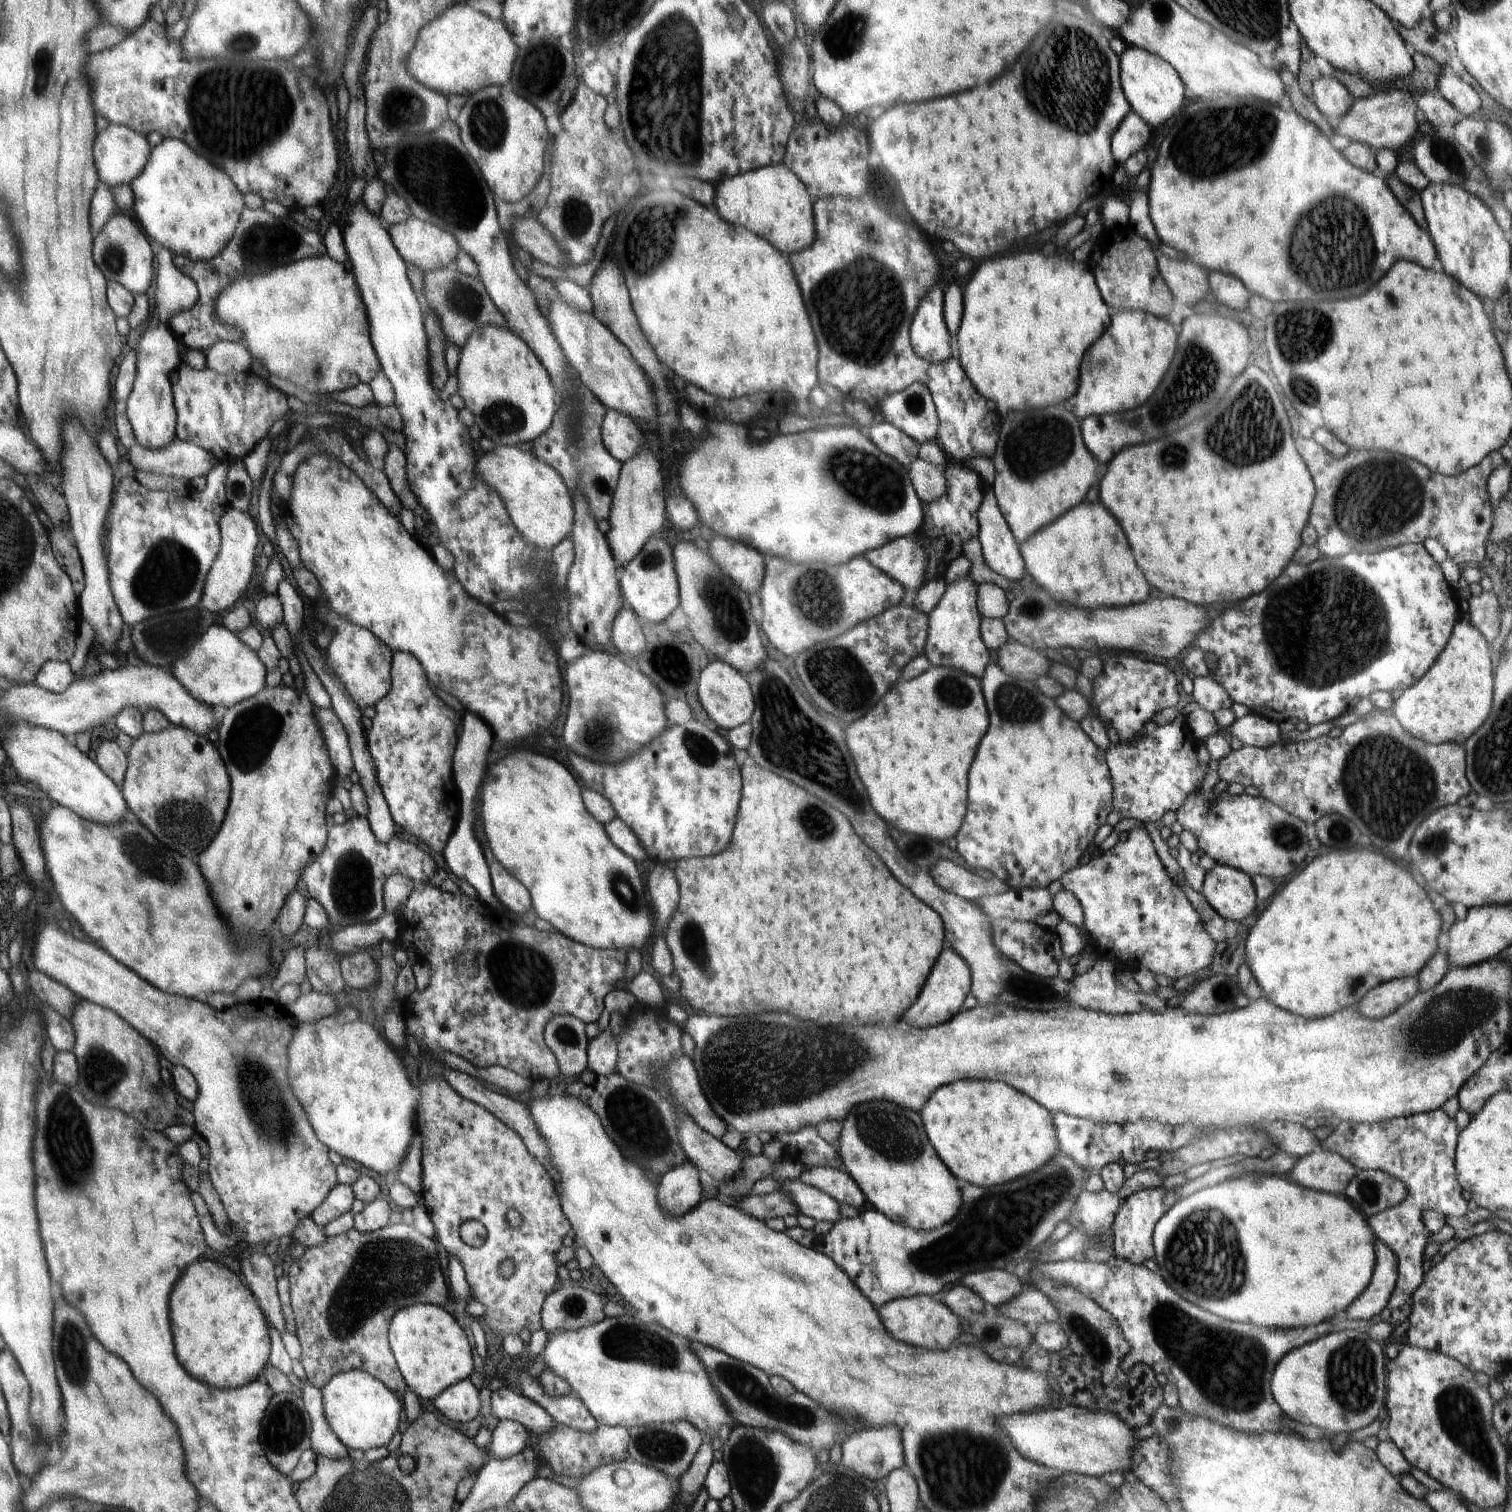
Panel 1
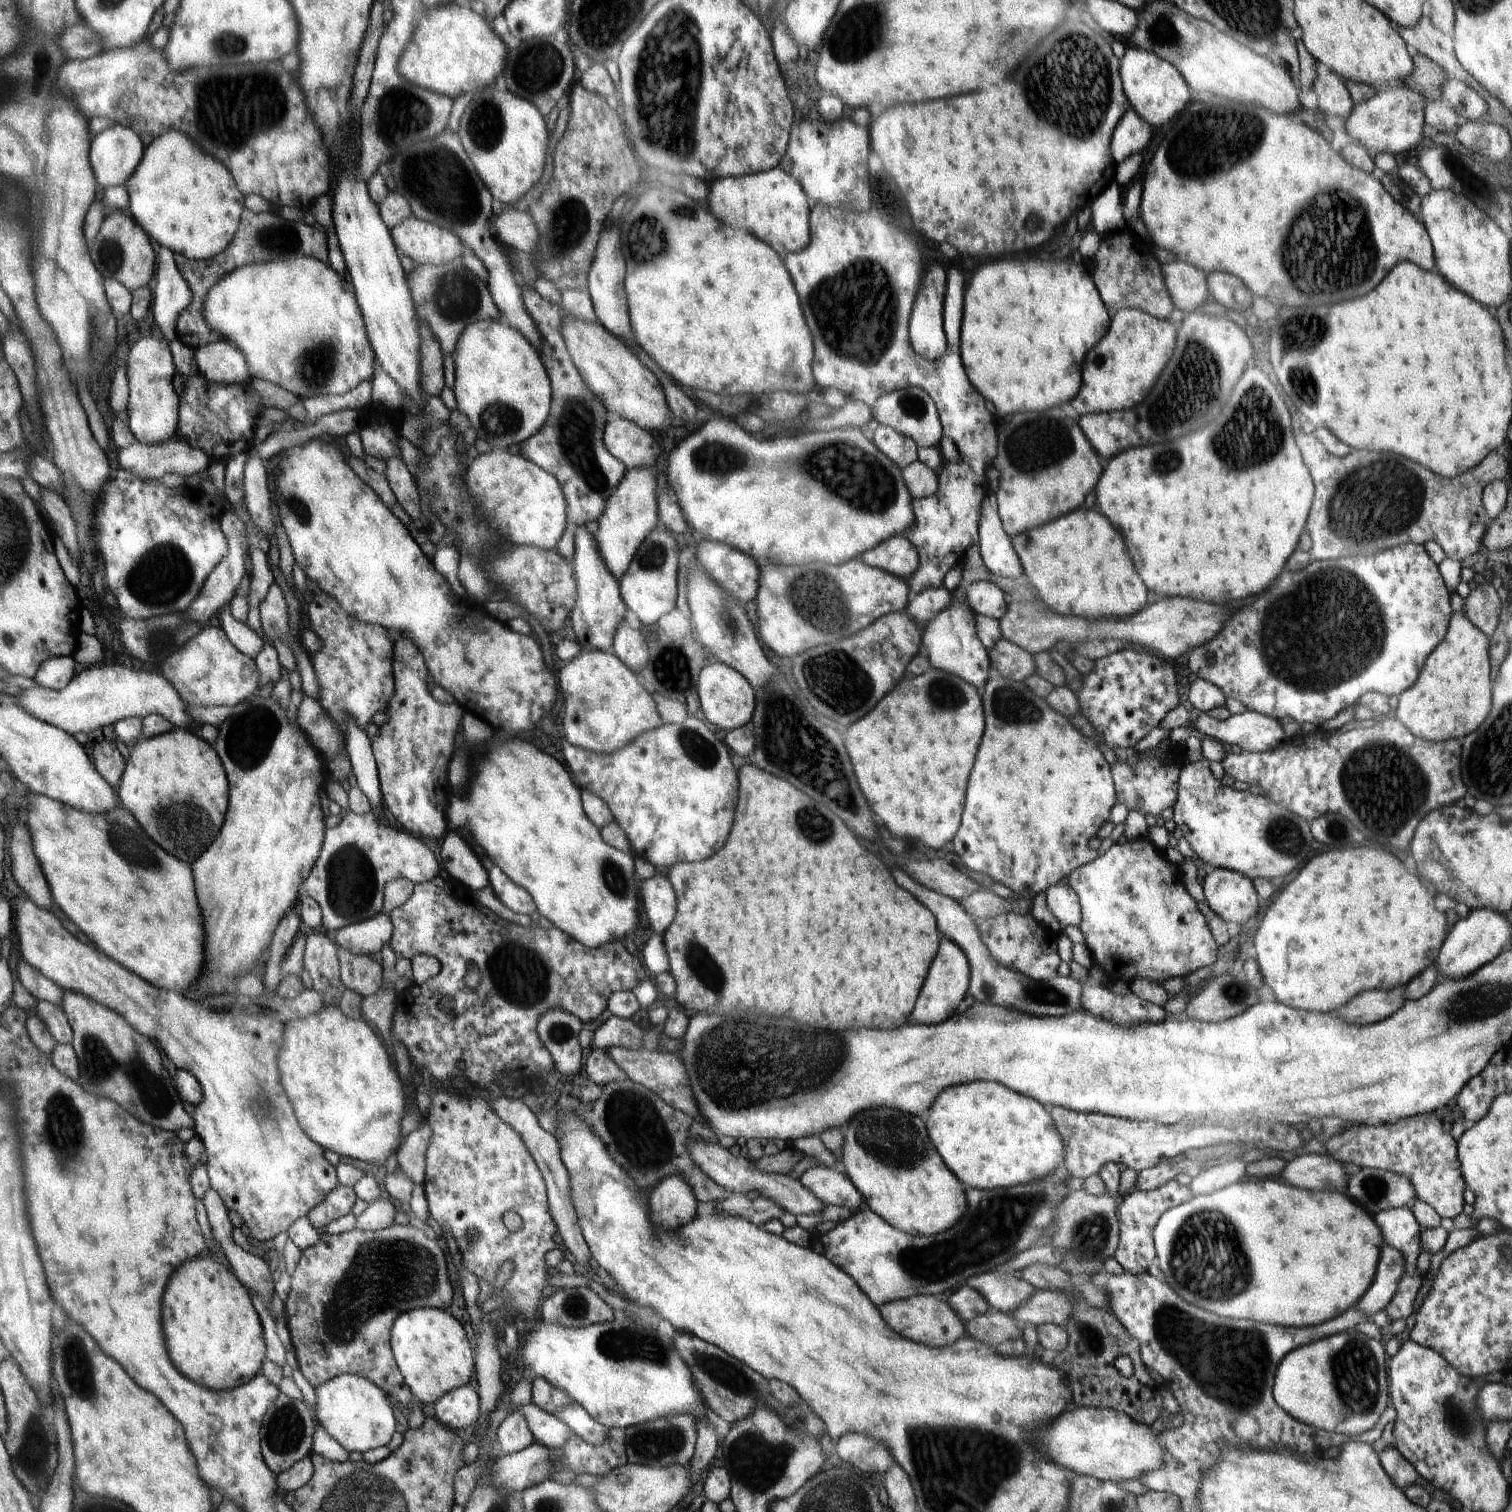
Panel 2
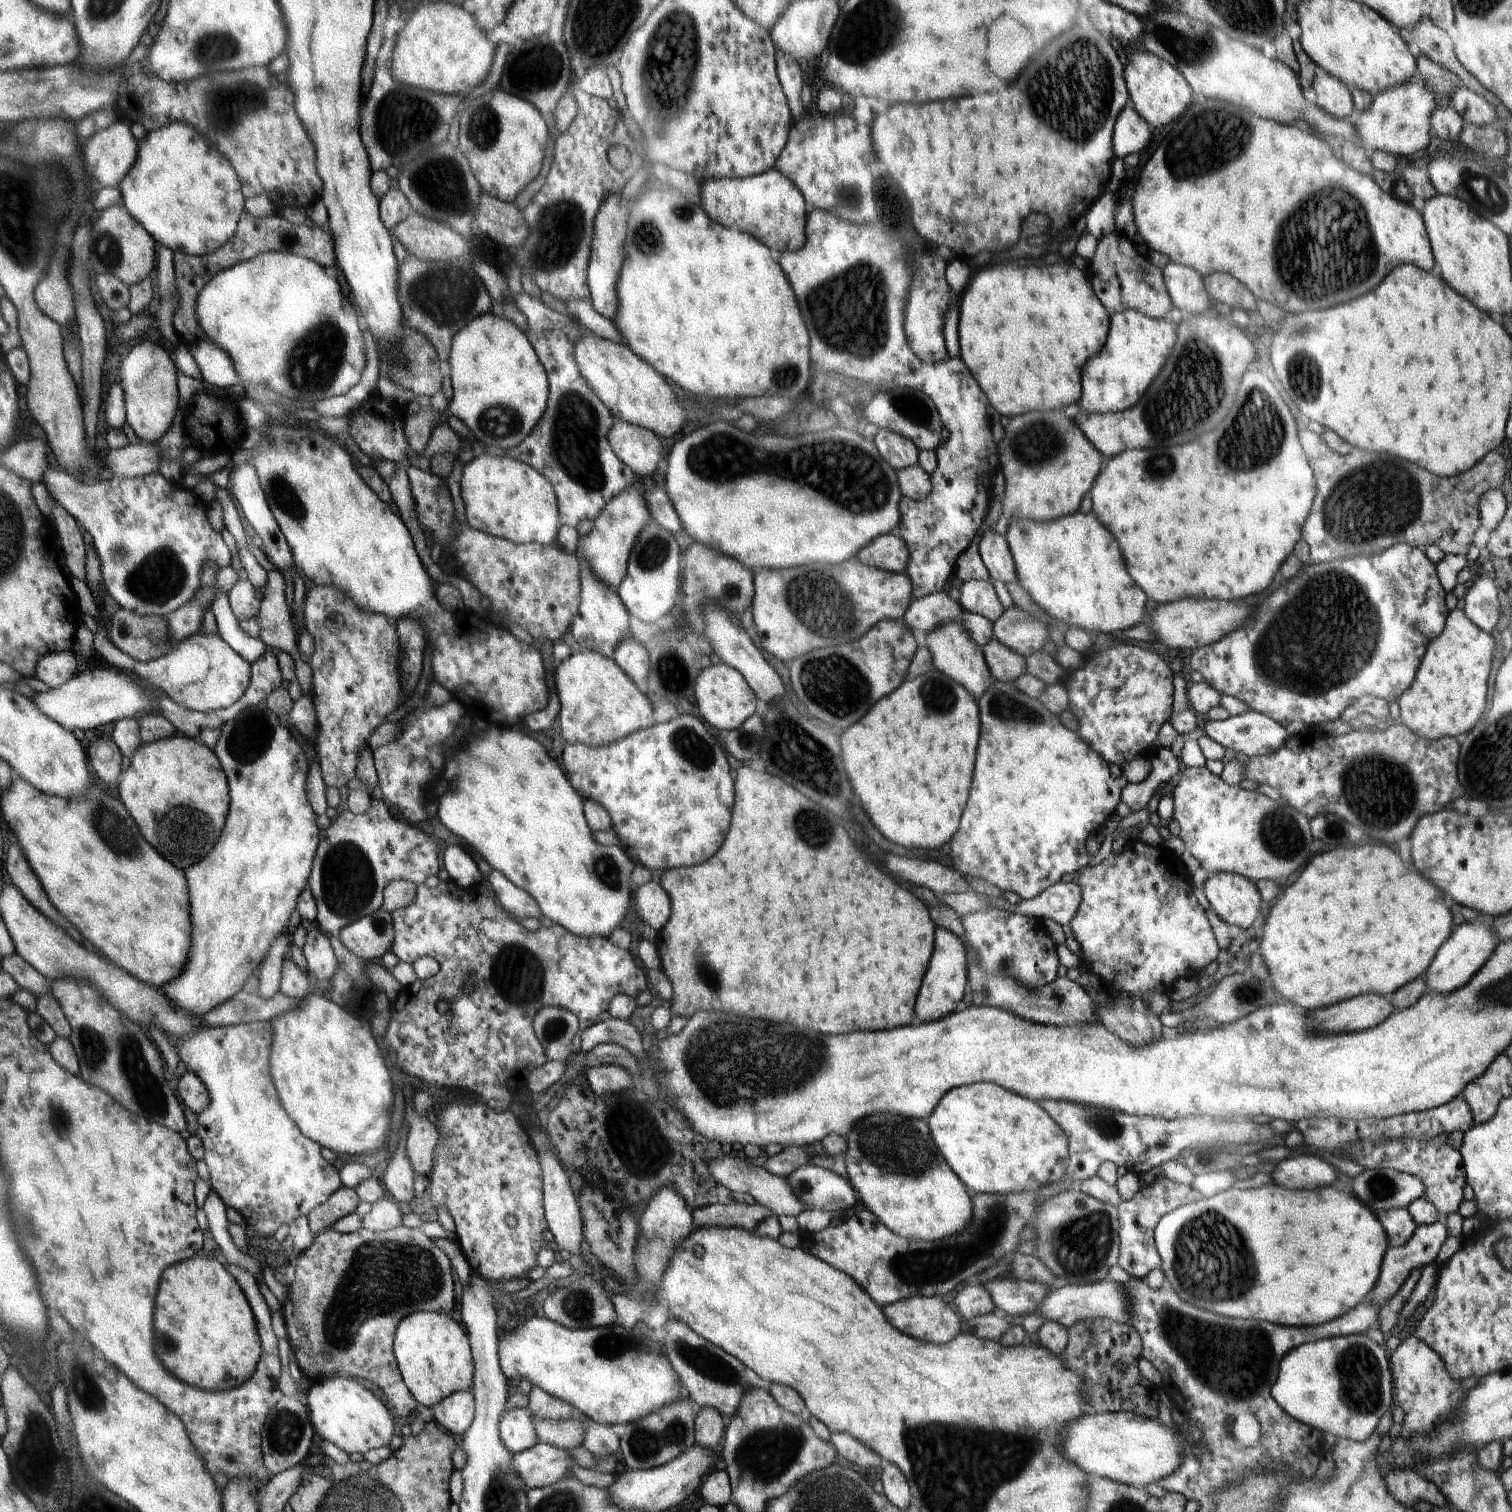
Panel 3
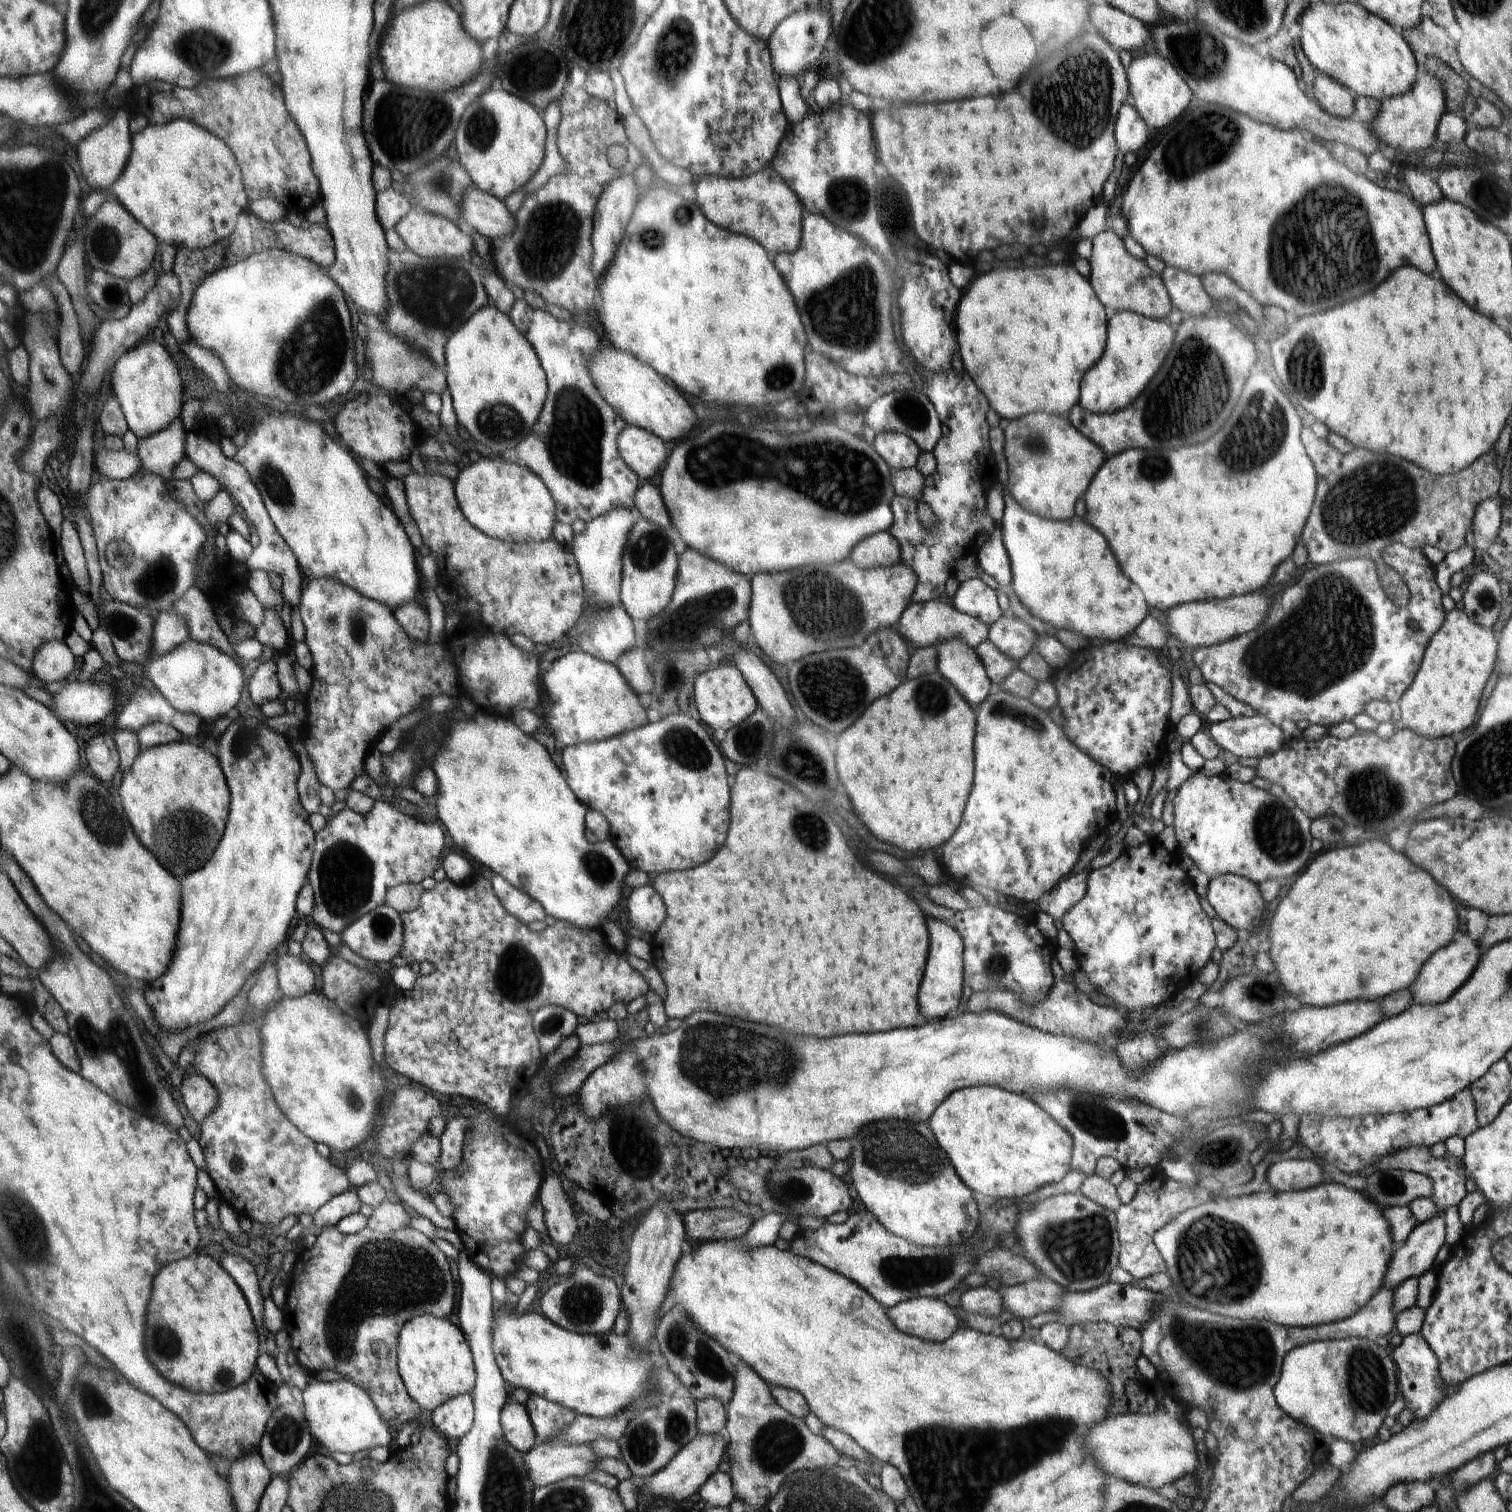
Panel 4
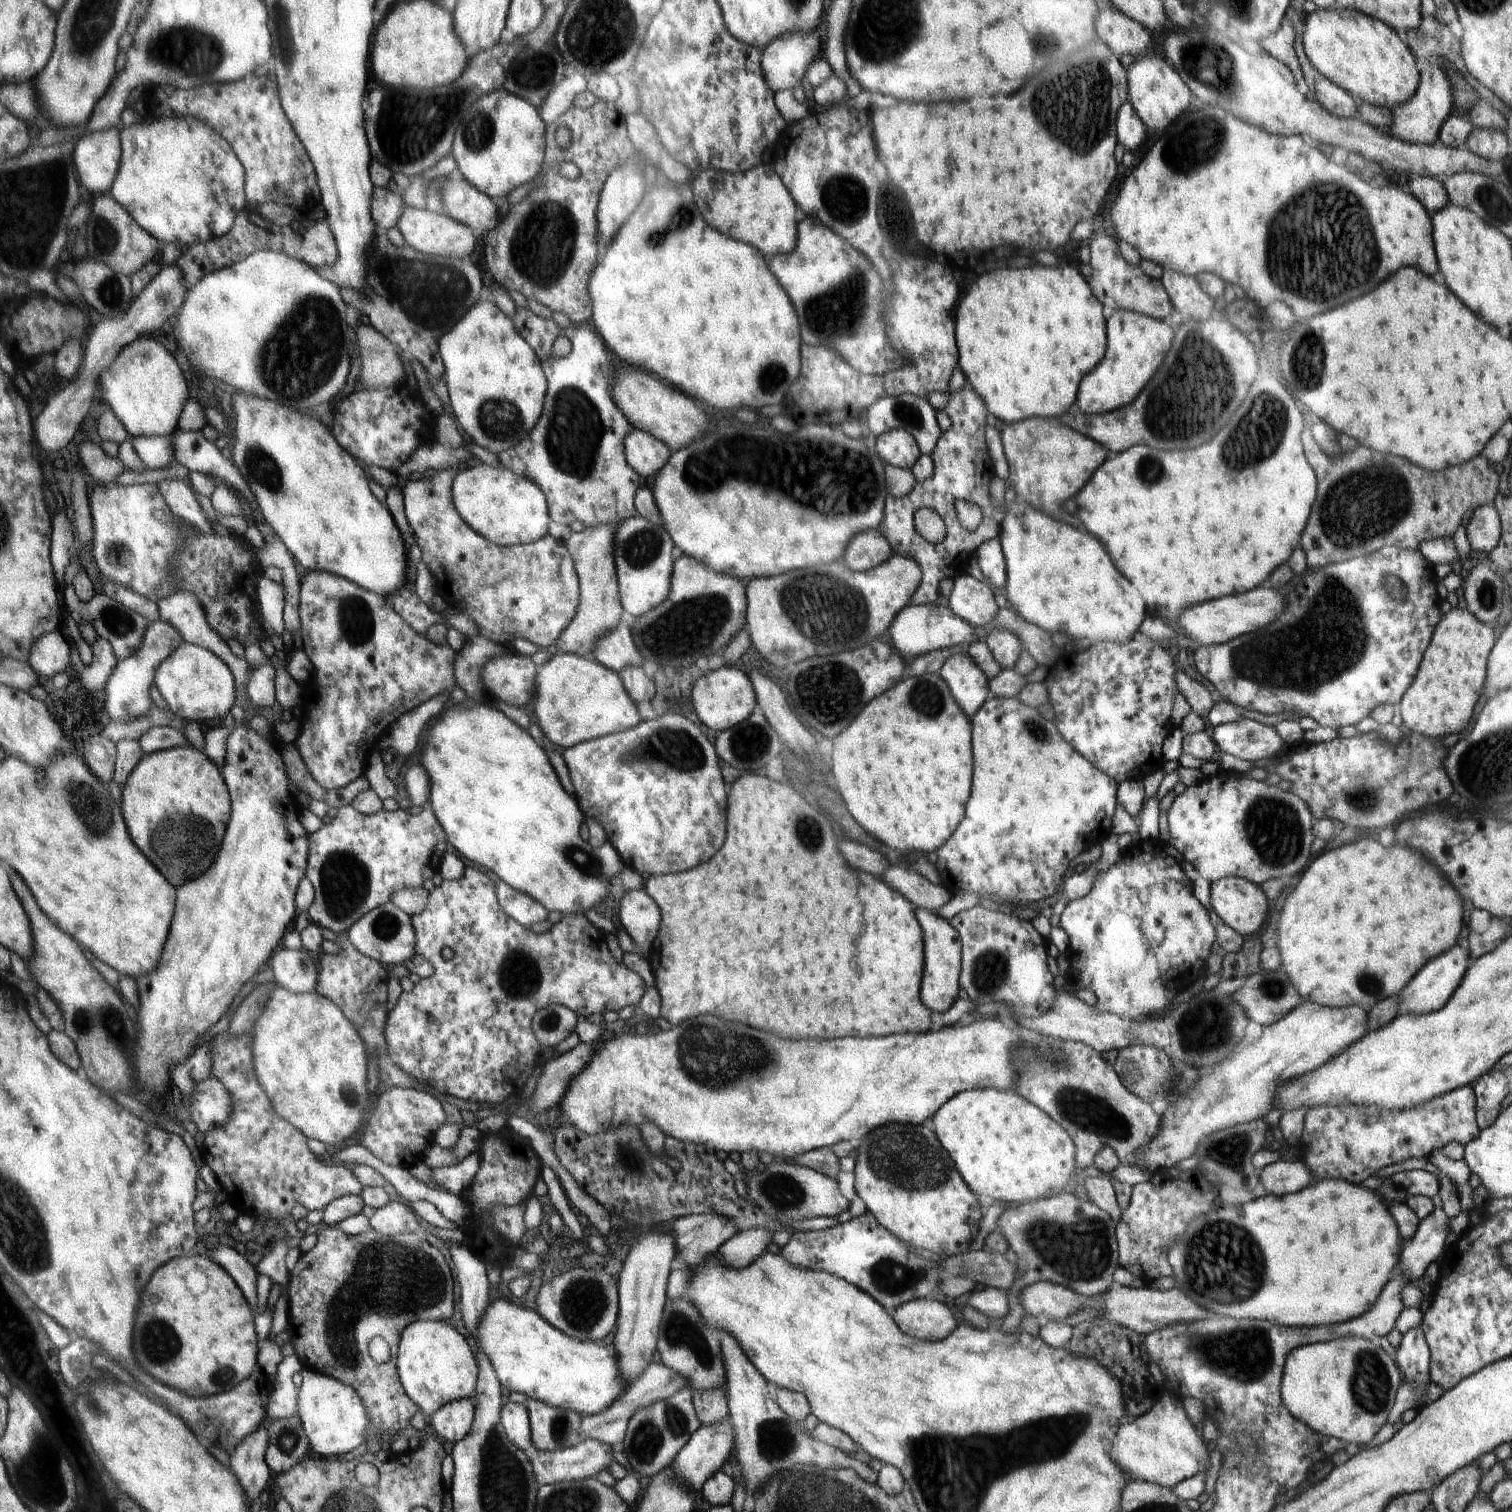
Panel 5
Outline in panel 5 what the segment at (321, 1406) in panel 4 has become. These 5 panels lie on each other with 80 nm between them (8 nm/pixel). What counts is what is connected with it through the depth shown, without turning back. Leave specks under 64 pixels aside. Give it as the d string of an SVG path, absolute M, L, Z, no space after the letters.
M302 1367L303 1383L297 1392L297 1415L302 1423L308 1442L321 1458L337 1458L350 1451L364 1450L364 1435L368 1426L374 1424L369 1419L363 1401L356 1391L335 1377L317 1373Z

